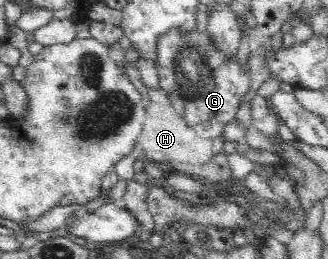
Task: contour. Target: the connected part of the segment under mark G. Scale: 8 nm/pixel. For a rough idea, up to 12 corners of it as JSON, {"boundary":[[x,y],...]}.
{"boundary":[[206,31],[158,41],[160,89],[202,139],[249,90]]}

